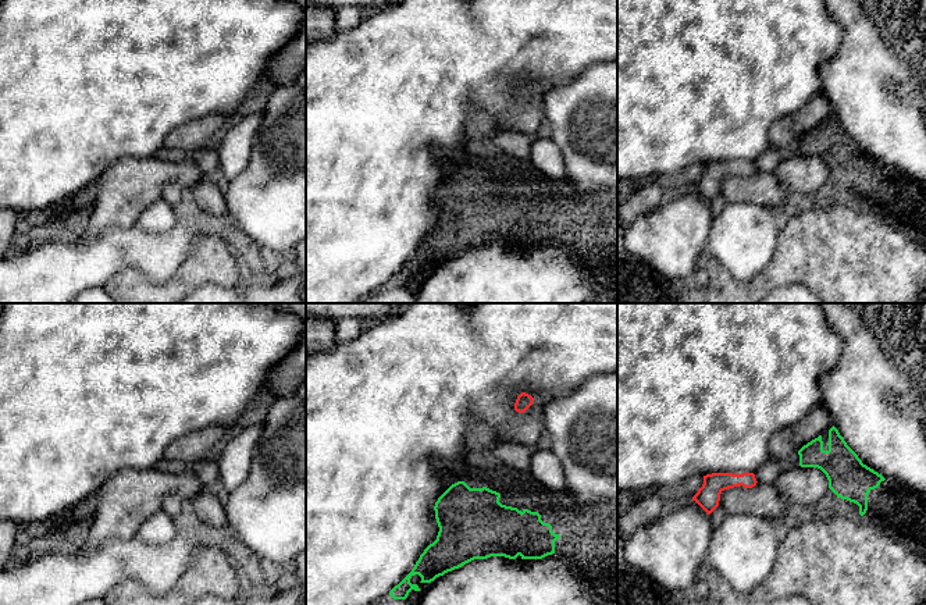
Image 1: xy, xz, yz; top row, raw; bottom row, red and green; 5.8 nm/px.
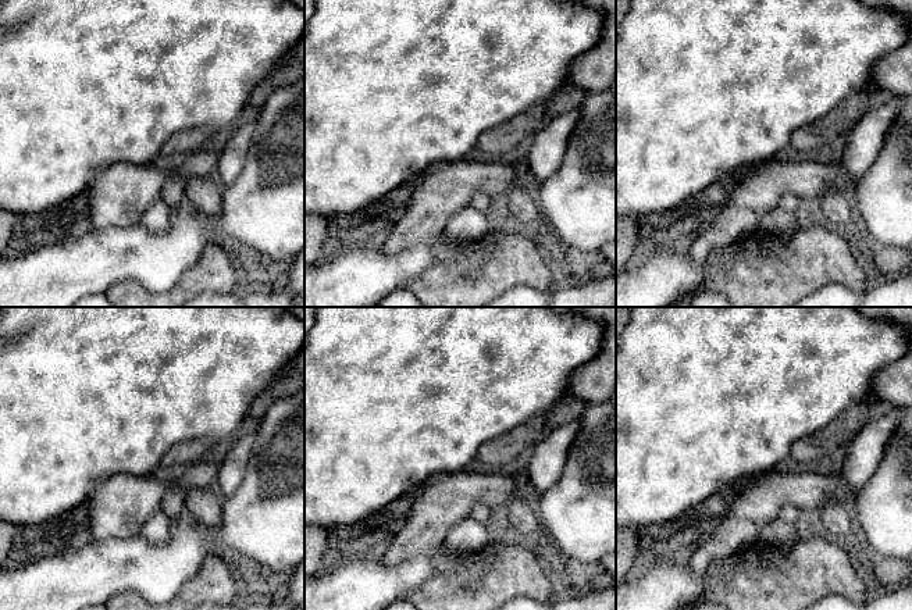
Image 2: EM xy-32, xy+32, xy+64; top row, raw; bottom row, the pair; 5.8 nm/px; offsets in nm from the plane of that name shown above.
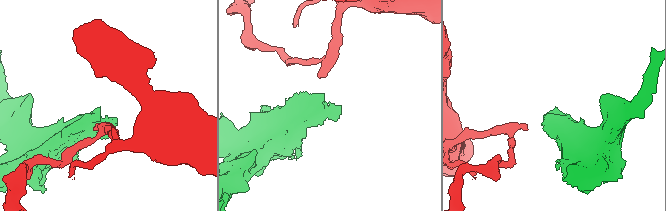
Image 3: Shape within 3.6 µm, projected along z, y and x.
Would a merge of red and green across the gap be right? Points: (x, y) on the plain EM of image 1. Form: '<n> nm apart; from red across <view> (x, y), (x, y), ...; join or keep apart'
260 nm apart; from red across yz (757, 170), (800, 153); keep apart

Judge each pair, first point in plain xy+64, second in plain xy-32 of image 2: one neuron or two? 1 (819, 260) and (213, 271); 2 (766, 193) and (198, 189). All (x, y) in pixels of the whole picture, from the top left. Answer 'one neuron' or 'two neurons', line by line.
1: one neuron
2: two neurons

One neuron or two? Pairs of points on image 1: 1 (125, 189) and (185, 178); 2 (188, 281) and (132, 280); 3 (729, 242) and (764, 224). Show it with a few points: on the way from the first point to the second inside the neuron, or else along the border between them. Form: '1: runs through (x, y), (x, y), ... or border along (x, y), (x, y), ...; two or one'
1: runs through (141, 181), (149, 175), (170, 175); one
2: runs through (174, 288), (146, 288); one
3: runs through (737, 239), (741, 239), (755, 228); one

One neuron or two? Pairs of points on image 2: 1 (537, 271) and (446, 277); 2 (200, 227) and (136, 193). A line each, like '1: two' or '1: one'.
1: one
2: two

